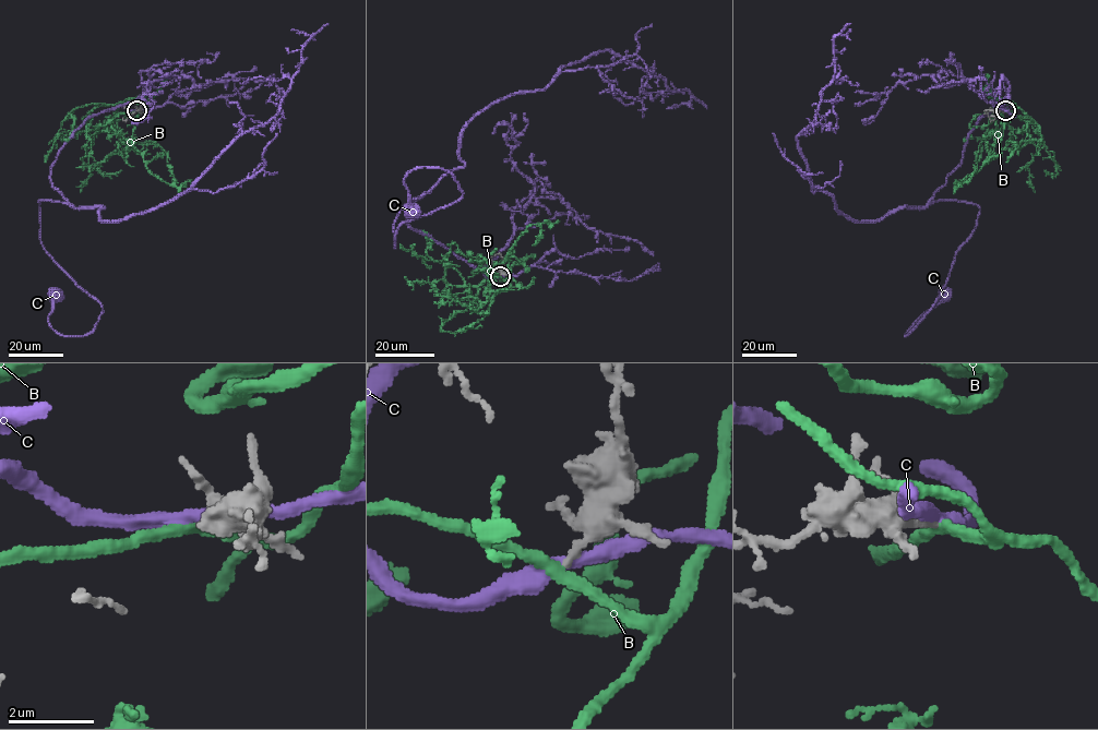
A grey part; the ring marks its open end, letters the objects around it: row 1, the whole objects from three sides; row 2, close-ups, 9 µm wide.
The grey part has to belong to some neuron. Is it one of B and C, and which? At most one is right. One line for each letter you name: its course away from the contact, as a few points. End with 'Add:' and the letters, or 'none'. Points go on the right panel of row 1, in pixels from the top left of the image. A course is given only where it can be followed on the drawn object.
Add: none

